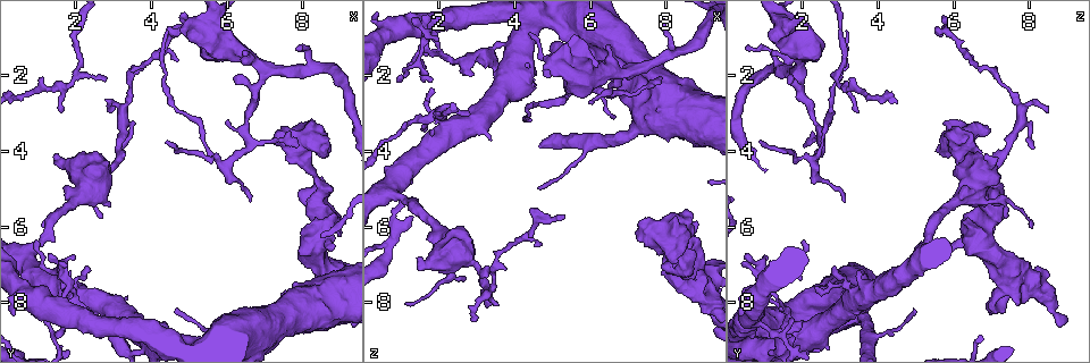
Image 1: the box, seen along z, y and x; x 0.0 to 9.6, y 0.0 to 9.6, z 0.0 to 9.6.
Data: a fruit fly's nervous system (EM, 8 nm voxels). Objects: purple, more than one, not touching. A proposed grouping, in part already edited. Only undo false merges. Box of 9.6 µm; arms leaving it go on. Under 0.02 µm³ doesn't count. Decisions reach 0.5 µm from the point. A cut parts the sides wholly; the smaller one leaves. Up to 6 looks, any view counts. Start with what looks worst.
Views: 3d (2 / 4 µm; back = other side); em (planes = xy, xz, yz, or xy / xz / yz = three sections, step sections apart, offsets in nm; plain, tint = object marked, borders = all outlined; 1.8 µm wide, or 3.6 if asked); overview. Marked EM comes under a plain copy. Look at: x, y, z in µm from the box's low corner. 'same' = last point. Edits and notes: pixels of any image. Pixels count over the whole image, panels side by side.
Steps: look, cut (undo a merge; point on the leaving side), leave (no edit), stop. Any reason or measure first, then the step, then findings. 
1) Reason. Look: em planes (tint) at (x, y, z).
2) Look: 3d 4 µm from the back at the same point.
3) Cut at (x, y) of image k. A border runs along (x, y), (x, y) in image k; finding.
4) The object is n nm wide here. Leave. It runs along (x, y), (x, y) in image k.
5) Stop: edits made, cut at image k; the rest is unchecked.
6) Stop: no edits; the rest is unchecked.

Sharp bend. Look: 3d 4 µm at (8.80, 7.45, 7.50).

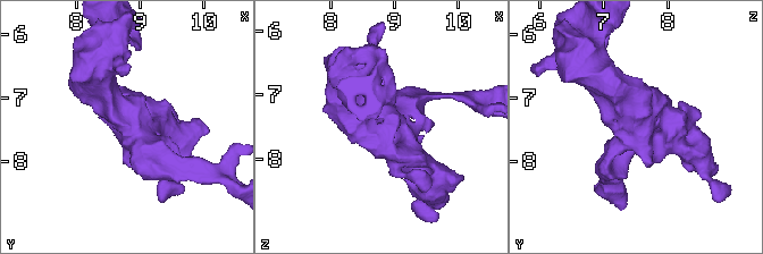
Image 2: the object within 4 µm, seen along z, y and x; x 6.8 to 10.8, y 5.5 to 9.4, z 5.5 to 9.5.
Shape alone is not enough. Look: em planes (tint) at (8.80, 7.55, 7.50).

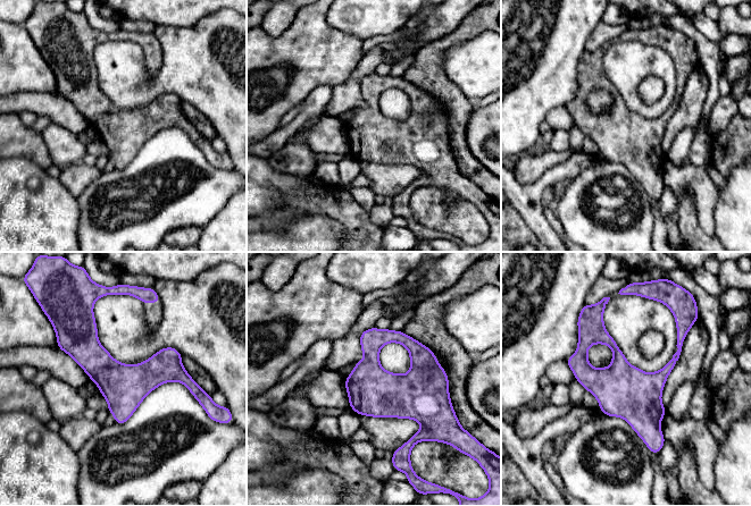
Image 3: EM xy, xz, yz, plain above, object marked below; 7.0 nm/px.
Leave. It runs along (600, 318), (652, 443) in image 3; all the same neuron.

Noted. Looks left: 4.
Thick turns thin. Look: em xz step 8 (tint) at (8.35, 5.35, 6.80).

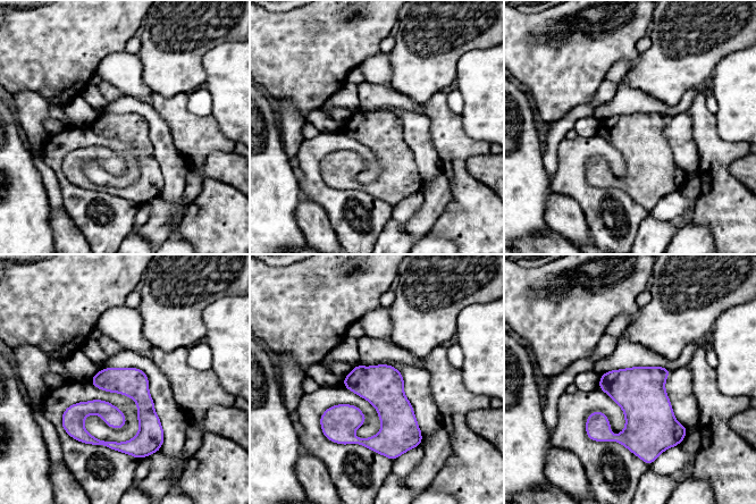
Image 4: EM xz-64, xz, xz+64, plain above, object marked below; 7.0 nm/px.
Look: em planes (tint) at the same point.

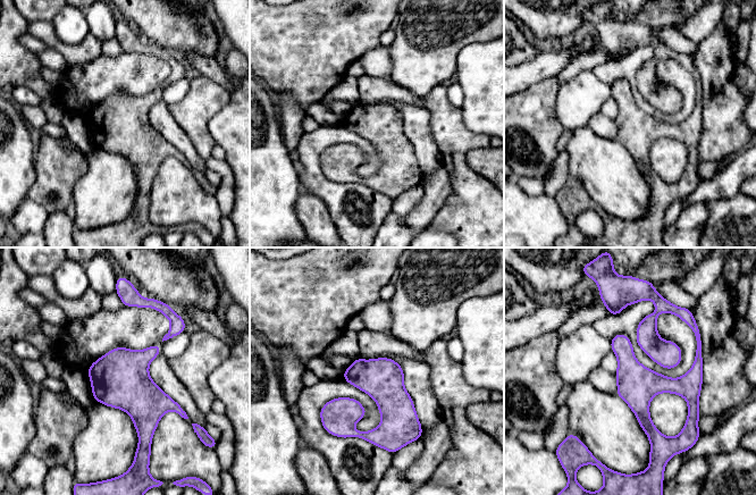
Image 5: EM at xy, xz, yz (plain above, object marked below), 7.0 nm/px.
Leave. All the same neuron.

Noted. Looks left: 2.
Abrupt turn. Look: 3d 2 µm at (1.65, 7.10, 1.10).

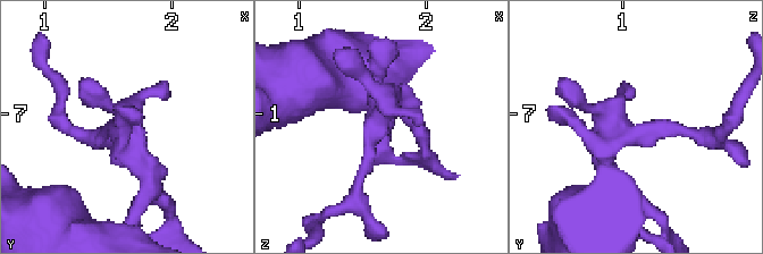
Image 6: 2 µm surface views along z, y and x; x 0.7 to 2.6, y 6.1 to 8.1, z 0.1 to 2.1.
Need the tissue. Look: em xz step 8 (tint) at (1.60, 7.18, 1.08).

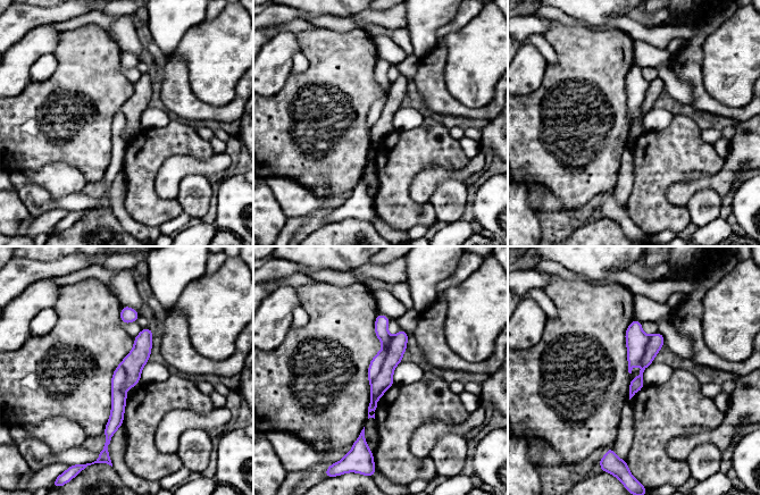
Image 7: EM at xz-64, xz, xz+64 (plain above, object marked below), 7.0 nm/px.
The object is 160 nm wide here. Leave. It runs along (148, 330), (119, 384), (108, 437) in image 7; continuous, no second neuron.

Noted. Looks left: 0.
Stop: no edits; the rest is unchecked.

